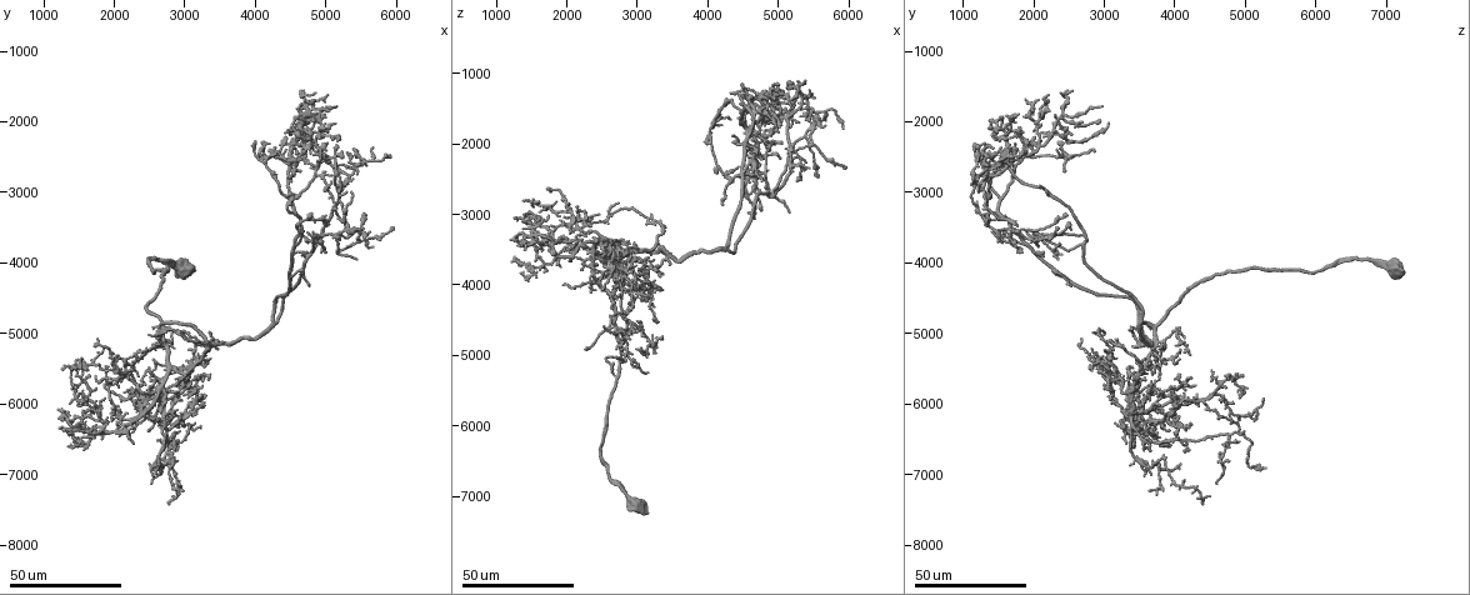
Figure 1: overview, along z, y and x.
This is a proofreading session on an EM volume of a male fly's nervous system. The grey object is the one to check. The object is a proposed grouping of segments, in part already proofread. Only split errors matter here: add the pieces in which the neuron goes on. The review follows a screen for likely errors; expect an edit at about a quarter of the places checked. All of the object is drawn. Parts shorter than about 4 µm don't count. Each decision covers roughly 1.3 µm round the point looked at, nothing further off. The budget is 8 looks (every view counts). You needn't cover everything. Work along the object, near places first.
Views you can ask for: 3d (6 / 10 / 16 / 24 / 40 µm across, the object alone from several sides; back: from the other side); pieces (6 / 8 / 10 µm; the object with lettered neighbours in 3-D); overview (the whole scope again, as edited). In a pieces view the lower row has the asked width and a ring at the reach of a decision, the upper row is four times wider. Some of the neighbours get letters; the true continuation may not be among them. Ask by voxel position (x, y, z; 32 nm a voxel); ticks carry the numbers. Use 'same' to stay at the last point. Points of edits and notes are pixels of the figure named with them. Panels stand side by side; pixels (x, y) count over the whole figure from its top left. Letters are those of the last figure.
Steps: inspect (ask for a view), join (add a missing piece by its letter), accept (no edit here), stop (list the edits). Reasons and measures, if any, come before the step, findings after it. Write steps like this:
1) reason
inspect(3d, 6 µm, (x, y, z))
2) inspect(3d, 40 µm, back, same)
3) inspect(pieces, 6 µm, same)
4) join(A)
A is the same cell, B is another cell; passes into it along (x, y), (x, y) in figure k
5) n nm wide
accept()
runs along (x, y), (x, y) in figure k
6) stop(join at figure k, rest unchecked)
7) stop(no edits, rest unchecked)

an open end
inspect(3d, 24 µm, (5700, 2350, 1700))

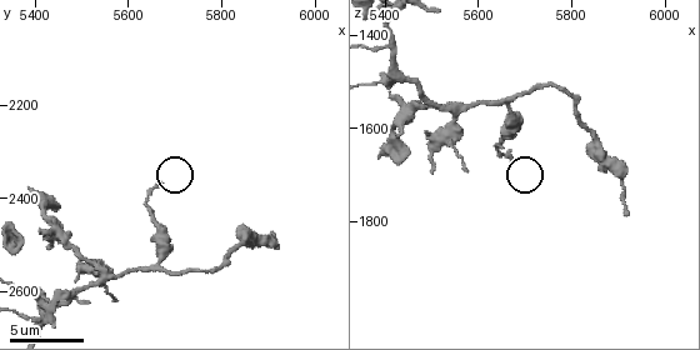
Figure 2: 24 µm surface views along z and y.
inspect(pieces, 6 µm, (5670, 2370, 1645))

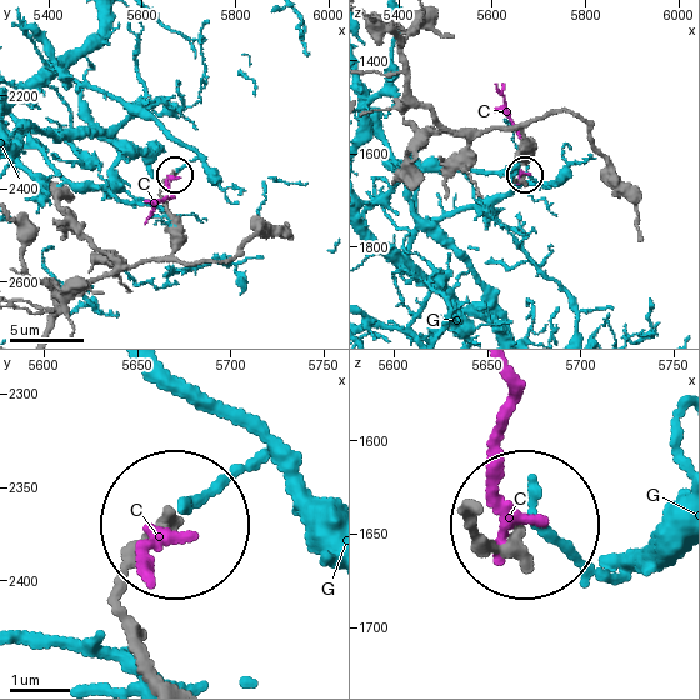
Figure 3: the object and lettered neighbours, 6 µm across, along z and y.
accept()
C and G are other cells; no lettered piece goes on from it

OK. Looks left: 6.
free end
inspect(3d, 40 µm, (5300, 3000, 2150))

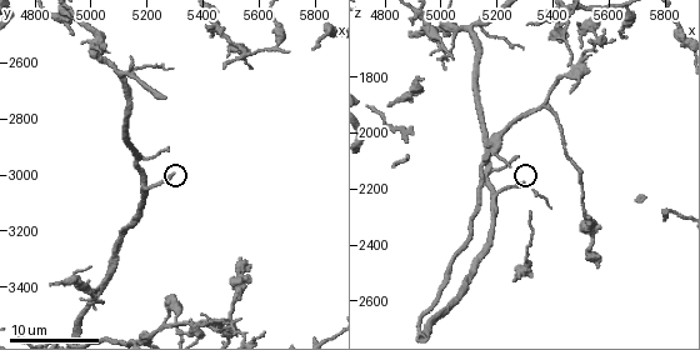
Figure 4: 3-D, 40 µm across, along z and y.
inspect(pieces, 10 µm, (5280, 2990, 2190))

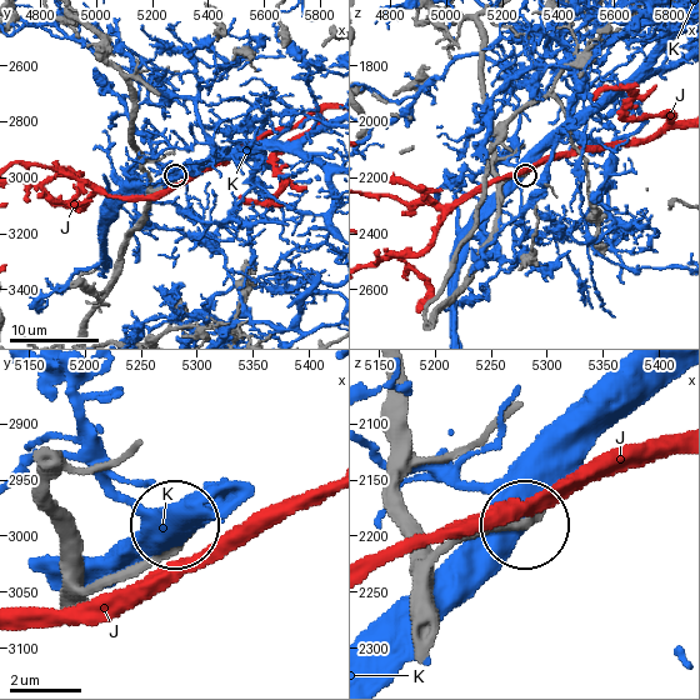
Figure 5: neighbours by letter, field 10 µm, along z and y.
270 nm wide
accept()
J and K are other cells; runs along (420, 594), (435, 558), (453, 546), (530, 523) in figure 5; none of them fits

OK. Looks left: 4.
free end
inspect(3d, 24 µm, (4300, 2350, 2400))

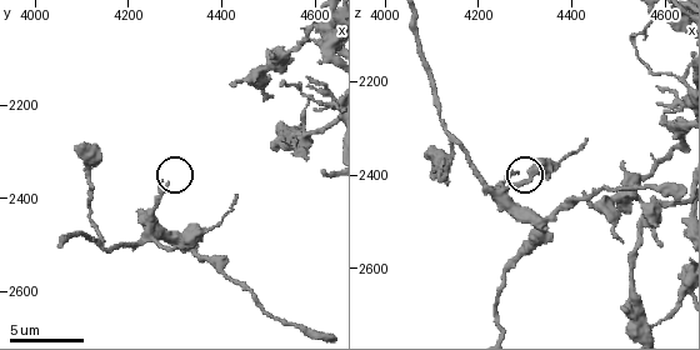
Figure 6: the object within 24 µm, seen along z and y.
inspect(pieces, 10 µm, (4280, 2370, 2400))

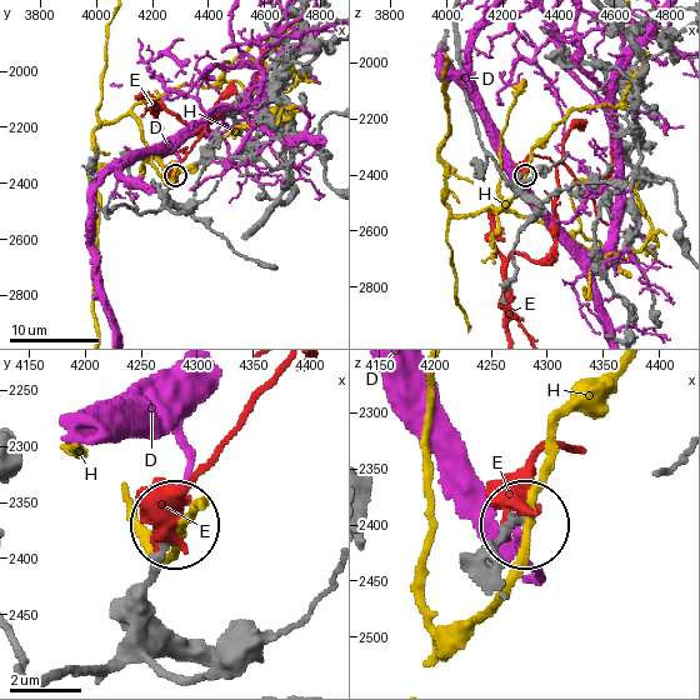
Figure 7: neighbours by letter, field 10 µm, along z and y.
accept()
D, E and H are other cells; no lettered piece goes on from it

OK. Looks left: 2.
branch stops here
inspect(3d, 40 µm, (3300, 5100, 3100))

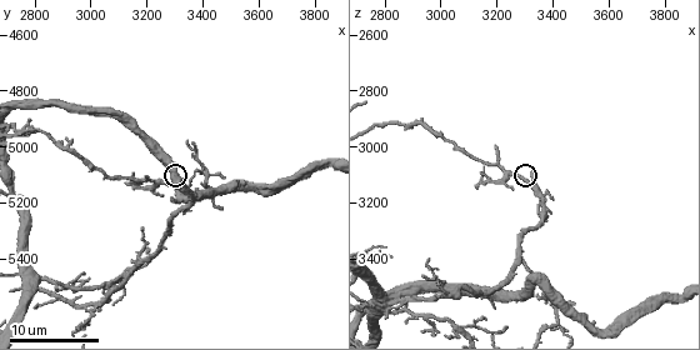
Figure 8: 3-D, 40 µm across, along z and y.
inspect(pieces, 6 µm, (3330, 5120, 3090))

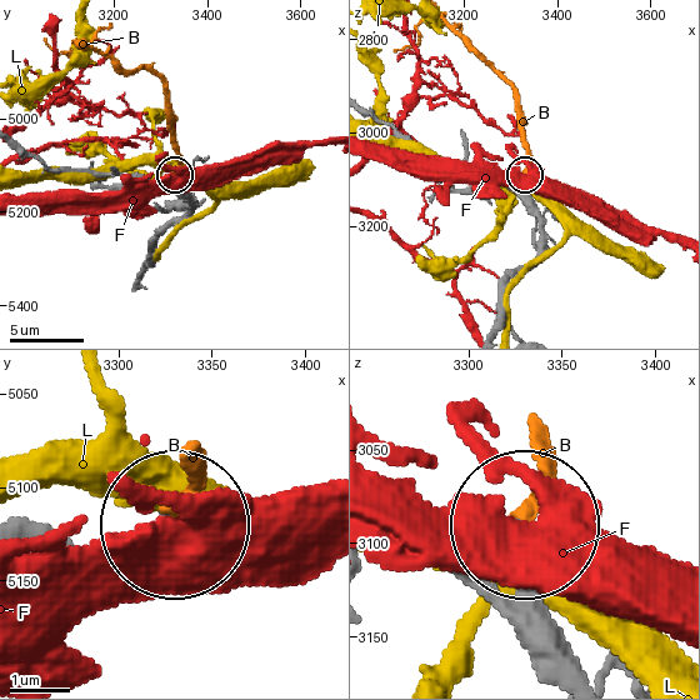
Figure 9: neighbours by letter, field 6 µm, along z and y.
join(B)
B is the same cell, F and L are other cells; passes into it along (555, 633), (521, 543), (535, 454) in figure 9; the neuron continues

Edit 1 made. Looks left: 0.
stop(join at figure 9, rest unchecked)

